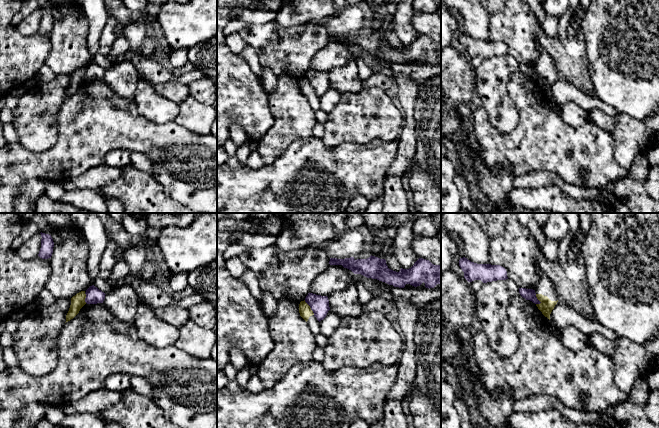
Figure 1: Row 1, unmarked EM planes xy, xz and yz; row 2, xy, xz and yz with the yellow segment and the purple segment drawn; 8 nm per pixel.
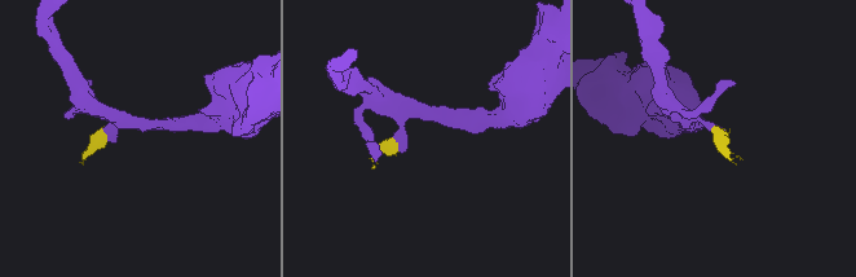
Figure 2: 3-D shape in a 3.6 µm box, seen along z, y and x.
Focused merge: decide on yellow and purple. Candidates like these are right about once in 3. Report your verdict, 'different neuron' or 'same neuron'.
different neuron

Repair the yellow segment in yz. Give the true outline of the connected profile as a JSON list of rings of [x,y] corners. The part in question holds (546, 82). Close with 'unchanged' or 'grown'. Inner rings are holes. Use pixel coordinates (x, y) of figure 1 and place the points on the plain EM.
[[[538,46],[540,56],[536,62],[535,69],[541,78],[536,80],[542,90],[550,96],[550,90],[558,78],[557,69],[551,56]]] | grown

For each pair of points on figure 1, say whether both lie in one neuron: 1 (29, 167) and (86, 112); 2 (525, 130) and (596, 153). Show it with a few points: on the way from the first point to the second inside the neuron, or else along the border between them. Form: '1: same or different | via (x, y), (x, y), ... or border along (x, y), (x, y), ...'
1: same | via (46, 163), (73, 136), (73, 132), (76, 129)
2: same | via (543, 141), (559, 148), (571, 148), (578, 153)

